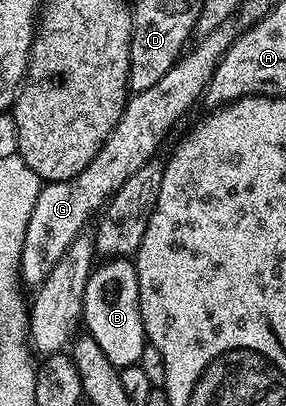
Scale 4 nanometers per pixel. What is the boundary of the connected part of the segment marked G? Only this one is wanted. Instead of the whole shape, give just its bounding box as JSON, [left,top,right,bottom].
[20,25,235,283]

